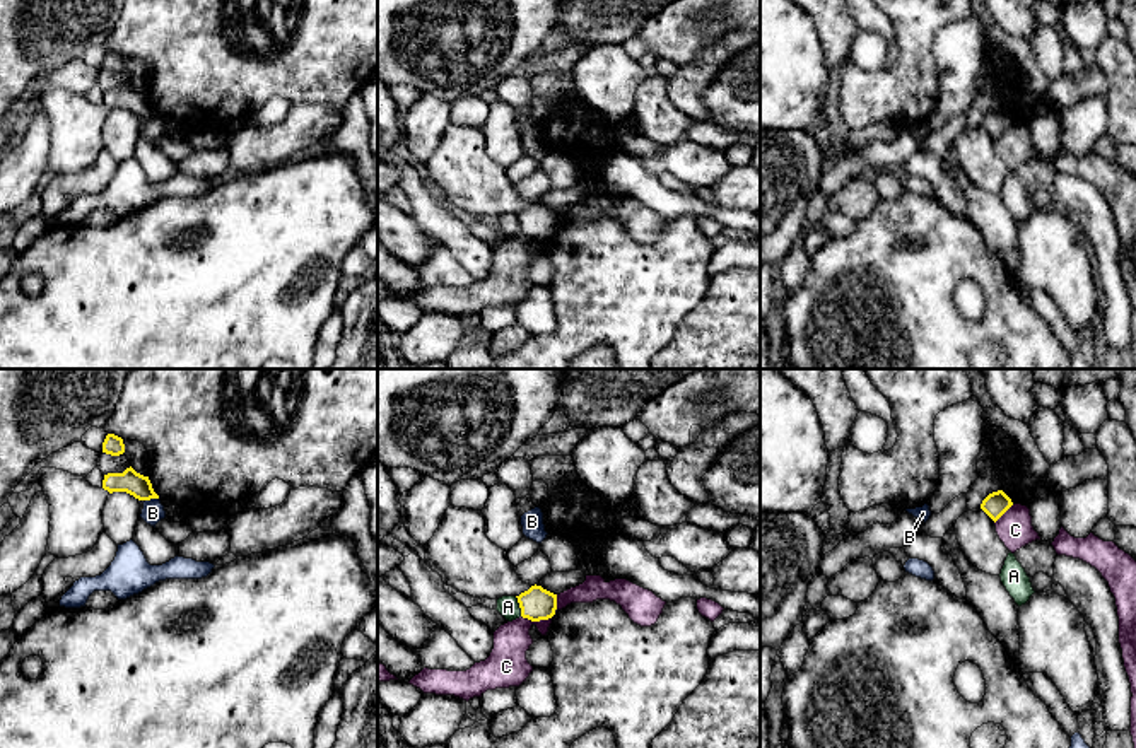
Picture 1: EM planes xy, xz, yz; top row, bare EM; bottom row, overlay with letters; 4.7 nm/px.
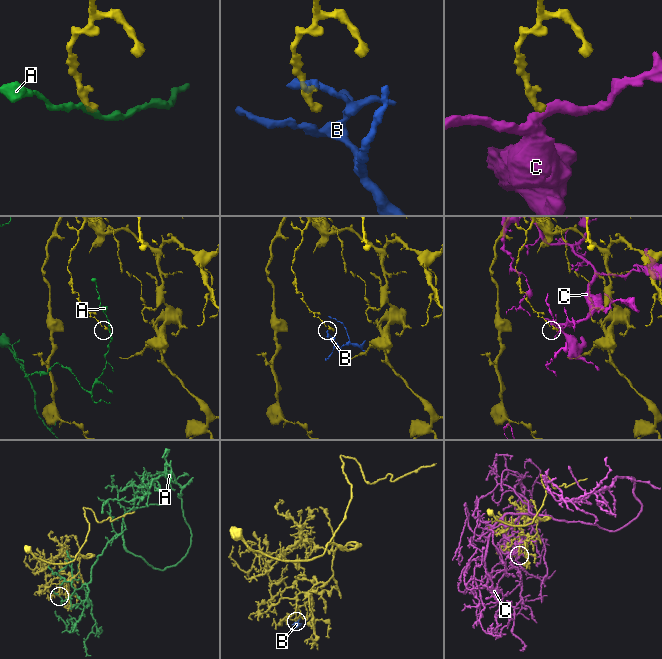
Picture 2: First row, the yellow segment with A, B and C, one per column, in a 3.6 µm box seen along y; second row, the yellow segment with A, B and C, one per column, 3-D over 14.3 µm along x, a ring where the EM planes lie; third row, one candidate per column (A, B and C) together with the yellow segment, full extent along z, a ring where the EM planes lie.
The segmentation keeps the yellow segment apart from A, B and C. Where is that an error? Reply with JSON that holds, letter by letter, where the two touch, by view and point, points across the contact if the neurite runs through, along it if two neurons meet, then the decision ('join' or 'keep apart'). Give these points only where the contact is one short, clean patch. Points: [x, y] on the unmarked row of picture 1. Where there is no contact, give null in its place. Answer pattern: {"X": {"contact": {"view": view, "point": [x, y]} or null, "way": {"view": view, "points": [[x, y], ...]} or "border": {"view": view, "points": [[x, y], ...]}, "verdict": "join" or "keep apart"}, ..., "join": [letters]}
{"A": {"contact": {"view": "xz", "point": [520, 224]}, "border": {"view": "xz", "points": [[515, 214], [521, 233]]}, "verdict": "keep apart"}, "B": {"contact": {"view": "xy", "point": [151, 115]}, "border": {"view": "xy", "points": [[158, 115], [146, 118]]}, "verdict": "keep apart"}, "C": {"contact": {"view": "xz", "point": [537, 238]}, "verdict": "keep apart"}, "join": []}

